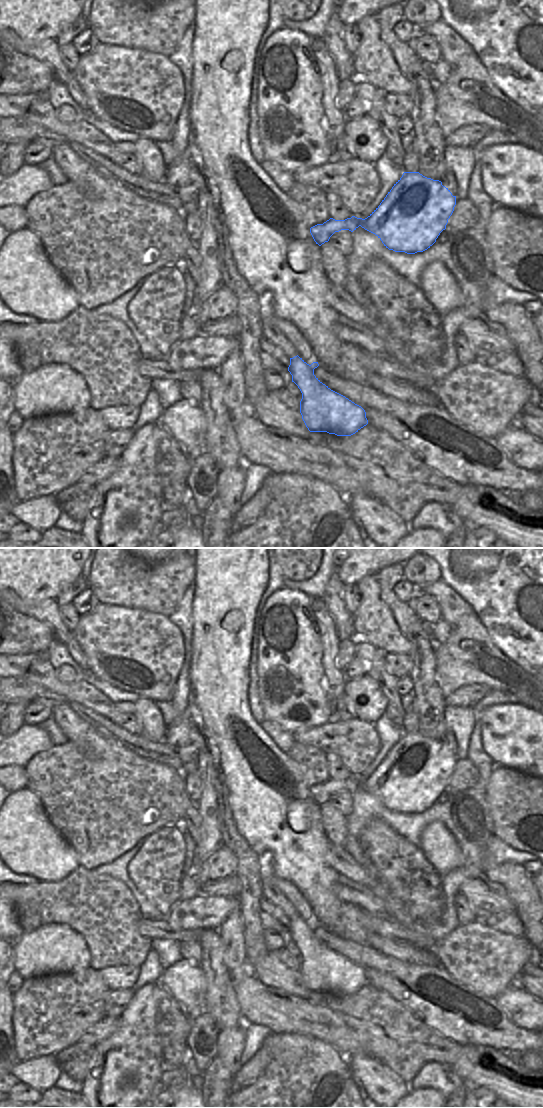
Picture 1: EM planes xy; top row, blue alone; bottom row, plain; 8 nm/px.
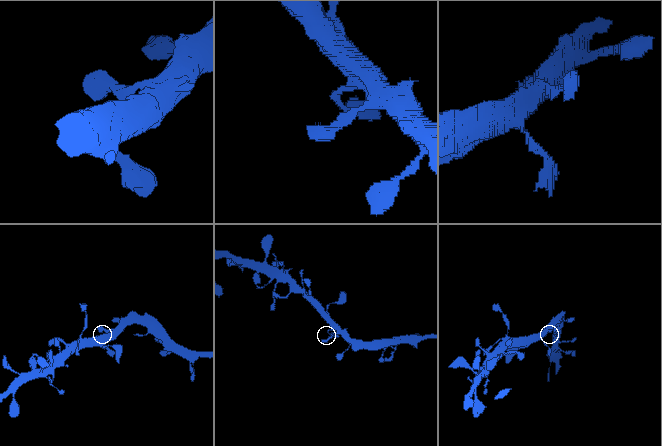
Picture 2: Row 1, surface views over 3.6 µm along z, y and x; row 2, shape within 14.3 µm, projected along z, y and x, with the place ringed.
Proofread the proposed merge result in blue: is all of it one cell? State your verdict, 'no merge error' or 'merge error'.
no merge error

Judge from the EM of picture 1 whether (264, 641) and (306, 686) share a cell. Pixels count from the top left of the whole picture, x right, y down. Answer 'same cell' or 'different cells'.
same cell

